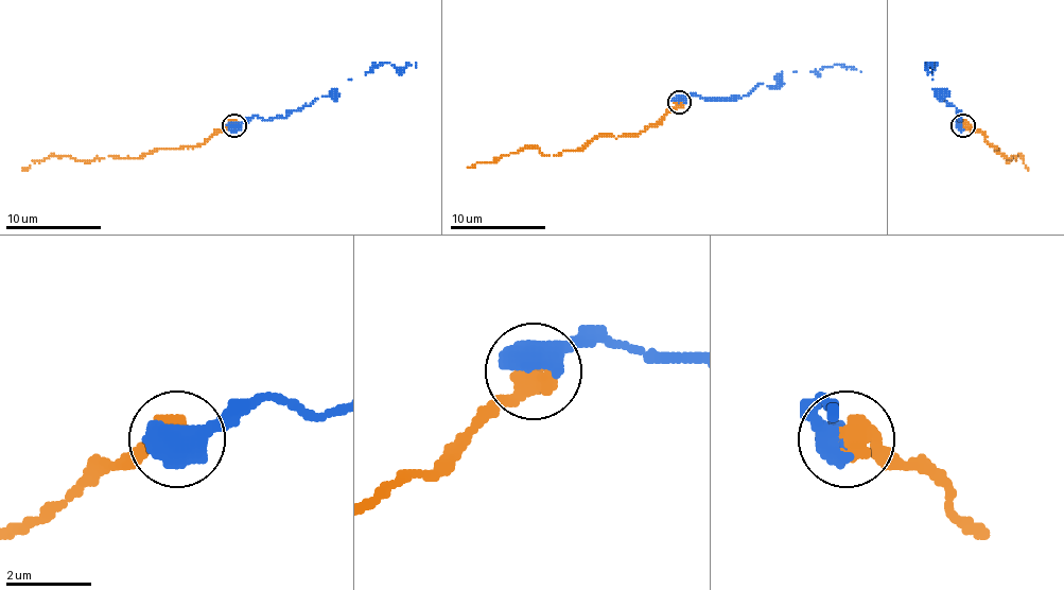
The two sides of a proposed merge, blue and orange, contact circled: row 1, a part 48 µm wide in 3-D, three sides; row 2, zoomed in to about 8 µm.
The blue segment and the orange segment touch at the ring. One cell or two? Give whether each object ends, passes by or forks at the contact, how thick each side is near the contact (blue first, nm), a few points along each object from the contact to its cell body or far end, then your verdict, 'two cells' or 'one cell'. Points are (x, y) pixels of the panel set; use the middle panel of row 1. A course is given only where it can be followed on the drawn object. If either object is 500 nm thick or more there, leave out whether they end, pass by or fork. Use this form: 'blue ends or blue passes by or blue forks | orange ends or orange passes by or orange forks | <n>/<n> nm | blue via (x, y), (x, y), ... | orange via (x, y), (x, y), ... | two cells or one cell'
700/600 nm | blue via (678, 100), (695, 96), (748, 96), (760, 83), (774, 86), (782, 71), (815, 71), (834, 64), (860, 71) | orange via (678, 103), (638, 134), (599, 136), (575, 151), (554, 155), (544, 155), (537, 148), (520, 148), (468, 168) | one cell

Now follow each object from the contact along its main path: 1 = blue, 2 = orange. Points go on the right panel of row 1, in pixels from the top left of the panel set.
1: (961, 124), (956, 108), (944, 99), (946, 93), (932, 89), (932, 69), (925, 63), (927, 67), (932, 63)
2: (963, 124), (978, 129), (1011, 158), (1016, 156), (1009, 160), (1018, 156), (1028, 170)

